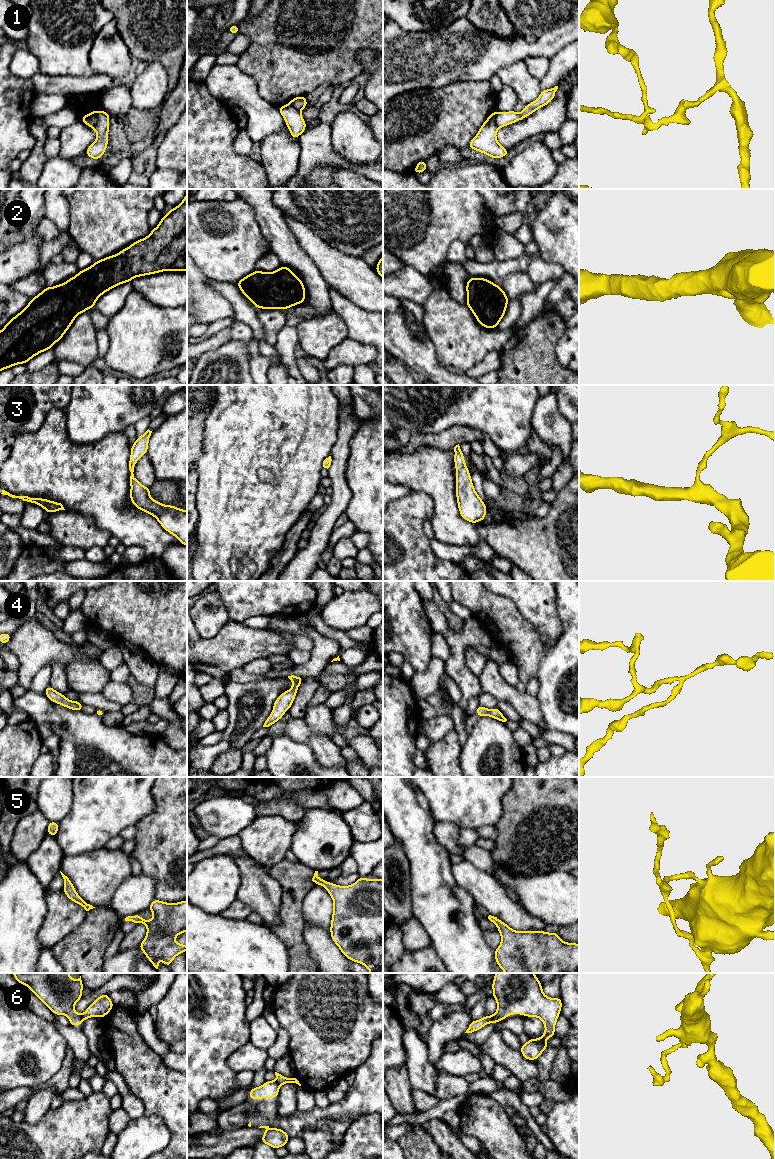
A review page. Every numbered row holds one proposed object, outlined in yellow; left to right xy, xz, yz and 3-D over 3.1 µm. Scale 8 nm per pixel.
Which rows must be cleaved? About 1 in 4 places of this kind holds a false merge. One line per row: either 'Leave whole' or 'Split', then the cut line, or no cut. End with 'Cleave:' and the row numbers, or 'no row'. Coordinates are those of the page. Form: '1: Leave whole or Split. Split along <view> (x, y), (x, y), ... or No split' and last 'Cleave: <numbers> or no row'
1: Split. Split along xy (96, 111), (96, 123), (92, 127)
2: Leave whole. No split
3: Leave whole. No split
4: Leave whole. No split
5: Leave whole. No split
6: Split. Split along yz (494, 1015), (490, 1021)
Cleave: 1, 6

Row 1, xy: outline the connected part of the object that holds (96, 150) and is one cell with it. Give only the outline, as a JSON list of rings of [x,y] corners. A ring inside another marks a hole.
[[[96,111],[97,122],[92,127],[97,133],[97,139],[87,148],[86,154],[91,159],[99,160],[108,146],[109,120],[111,116],[106,111]]]

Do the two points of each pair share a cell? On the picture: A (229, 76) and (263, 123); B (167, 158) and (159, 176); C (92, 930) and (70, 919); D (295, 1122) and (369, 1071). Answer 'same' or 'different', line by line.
A: same
B: different
C: different
D: same

